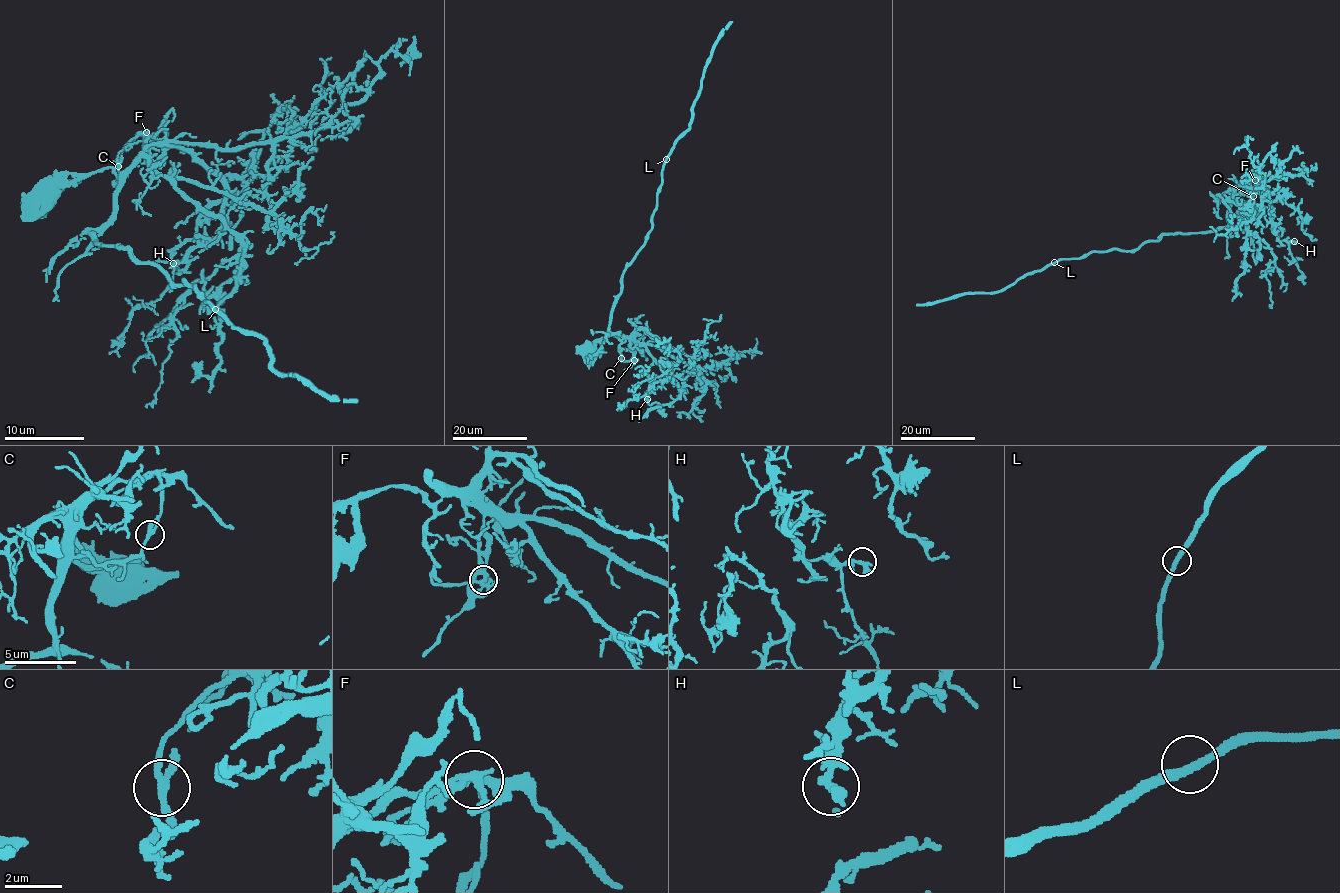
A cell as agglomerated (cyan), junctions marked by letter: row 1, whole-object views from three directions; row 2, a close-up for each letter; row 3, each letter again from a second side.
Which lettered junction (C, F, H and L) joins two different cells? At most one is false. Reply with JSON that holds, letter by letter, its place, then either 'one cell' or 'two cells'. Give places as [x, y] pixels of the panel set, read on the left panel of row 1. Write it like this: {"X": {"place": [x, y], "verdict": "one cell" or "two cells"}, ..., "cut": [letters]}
{"C": {"place": [118, 166], "verdict": "one cell"}, "F": {"place": [146, 132], "verdict": "one cell"}, "H": {"place": [173, 263], "verdict": "one cell"}, "L": {"place": [215, 309], "verdict": "one cell"}, "cut": []}

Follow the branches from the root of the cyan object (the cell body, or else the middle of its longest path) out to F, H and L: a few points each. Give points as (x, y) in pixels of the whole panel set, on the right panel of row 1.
F: (1245, 211), (1231, 197), (1234, 201), (1233, 191), (1245, 182), (1255, 180)
H: (1245, 211), (1231, 199), (1239, 186), (1254, 188), (1268, 202), (1279, 240), (1294, 241)
L: (1245, 211), (1232, 196), (1234, 201), (1224, 227), (1164, 233), (1132, 250), (1091, 251), (1054, 262)

